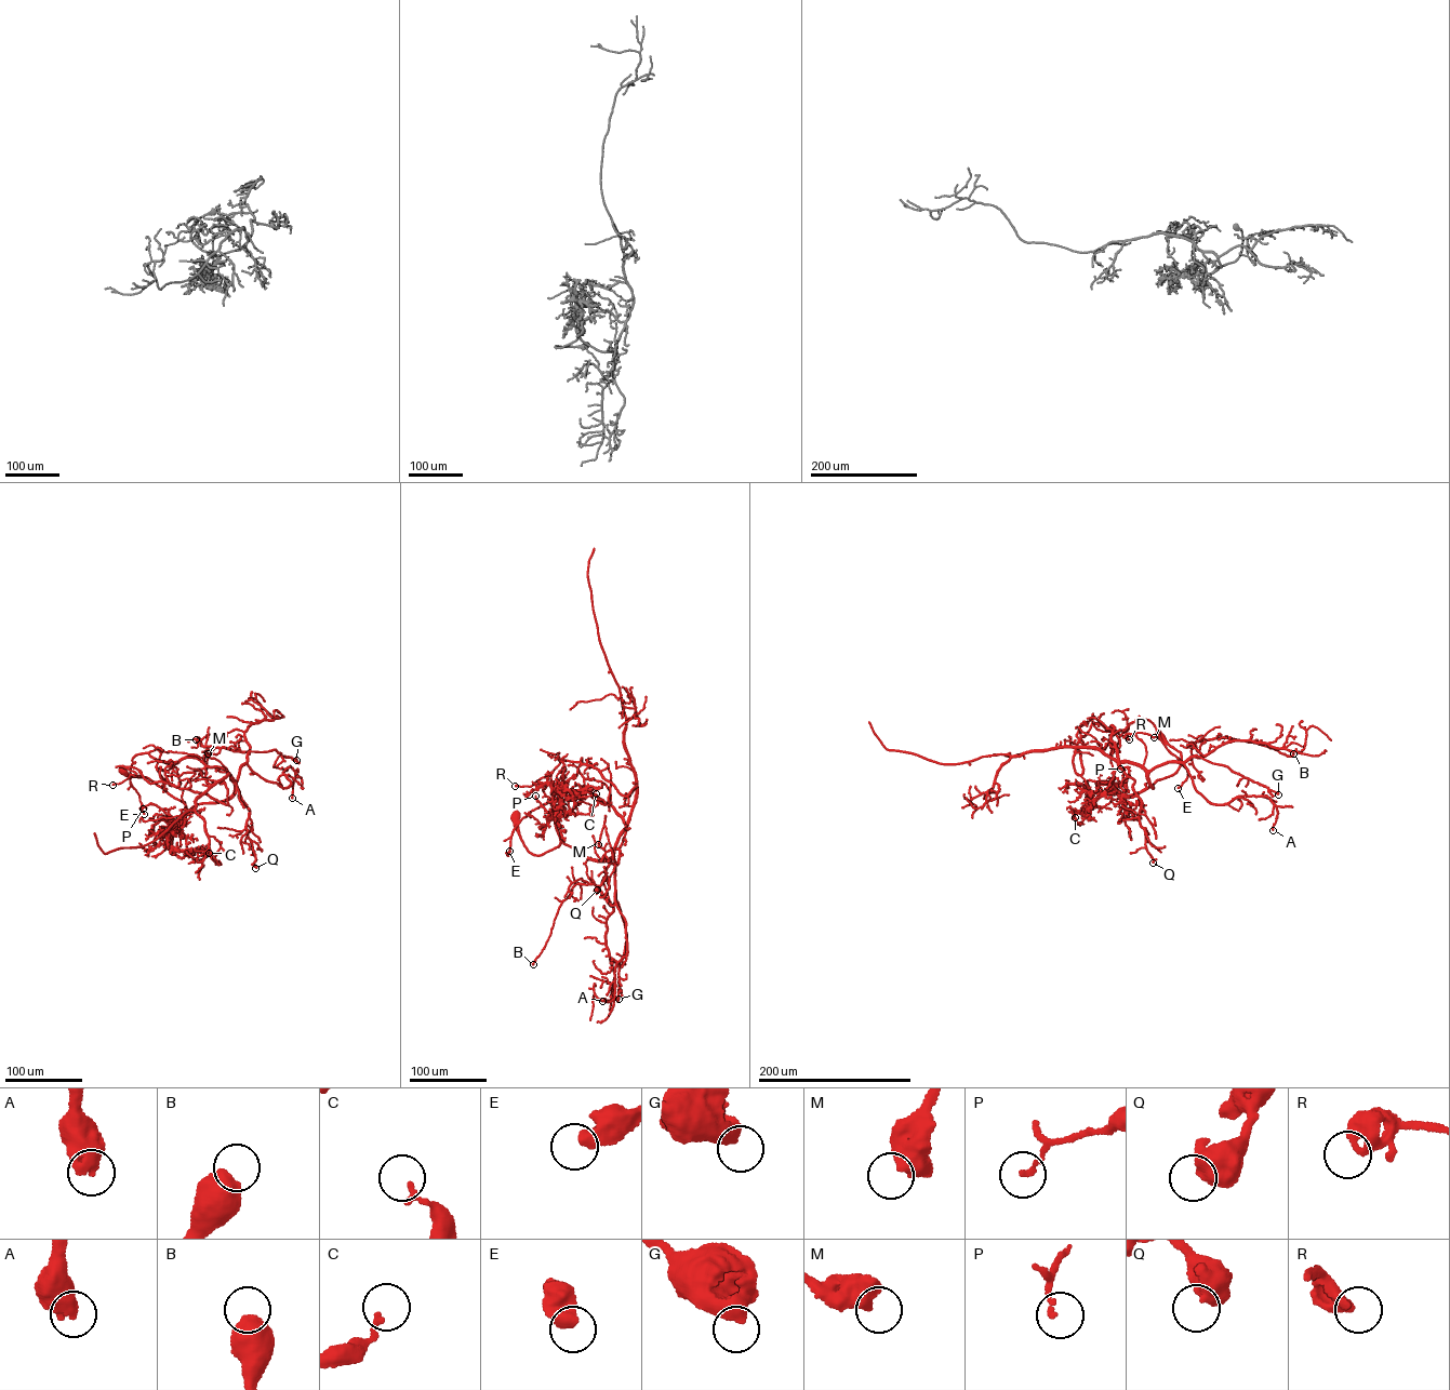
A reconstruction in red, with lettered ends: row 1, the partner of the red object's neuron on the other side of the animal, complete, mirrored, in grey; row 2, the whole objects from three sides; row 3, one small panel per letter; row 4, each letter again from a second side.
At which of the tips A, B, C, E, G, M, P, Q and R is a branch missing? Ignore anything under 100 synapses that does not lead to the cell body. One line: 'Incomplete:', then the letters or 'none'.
Incomplete: none

